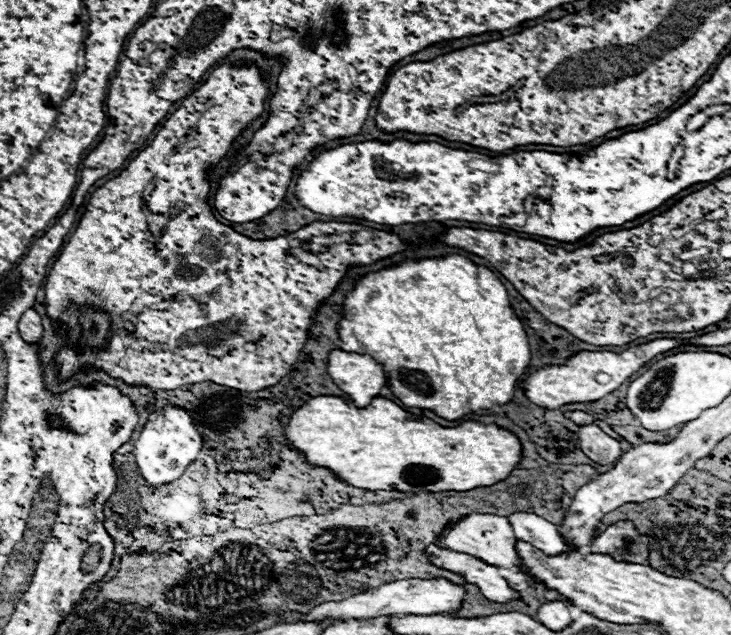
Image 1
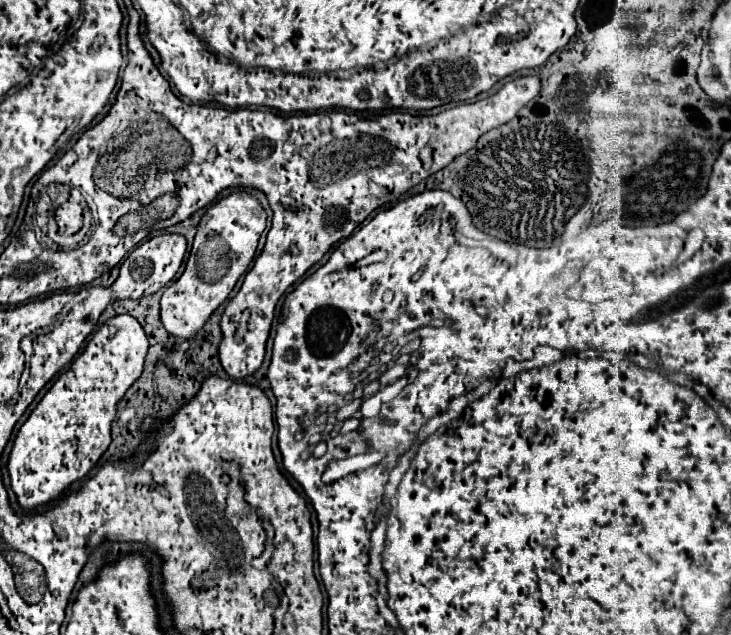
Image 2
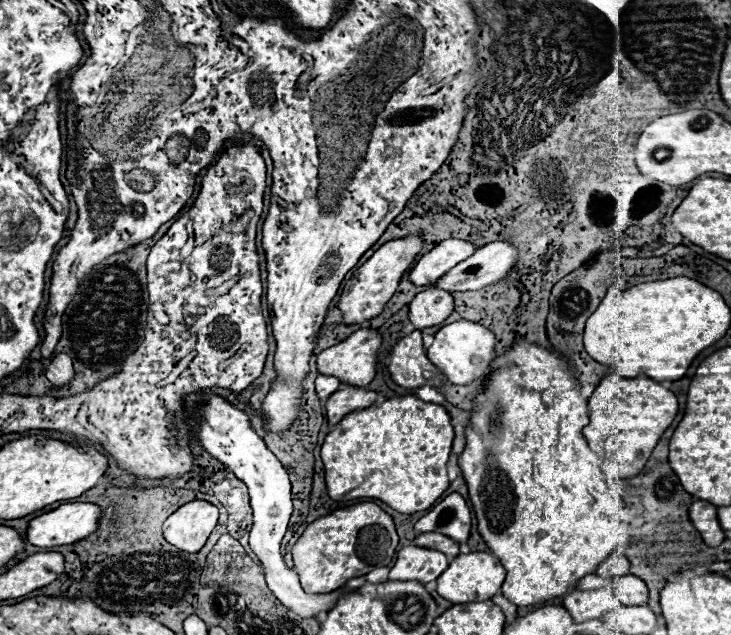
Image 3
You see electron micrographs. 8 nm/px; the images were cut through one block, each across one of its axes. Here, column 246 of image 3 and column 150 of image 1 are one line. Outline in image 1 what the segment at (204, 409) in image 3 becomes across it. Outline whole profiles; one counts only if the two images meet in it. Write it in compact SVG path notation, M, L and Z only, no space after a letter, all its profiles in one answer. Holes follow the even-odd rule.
M166 406L164 410L150 414L146 428L136 440L134 456L136 456L142 478L150 486L162 486L162 484L178 480L182 472L186 470L186 466L196 460L200 448L202 448L202 438L196 432L196 426L192 424L190 414L184 410L176 410L174 406Z

